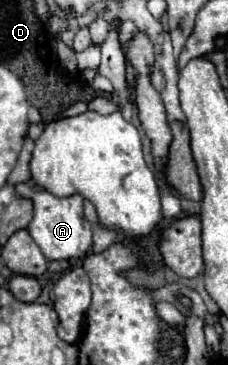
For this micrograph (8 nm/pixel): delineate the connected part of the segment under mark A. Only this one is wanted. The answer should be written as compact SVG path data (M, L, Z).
M16 184L16 192L34 202L34 218L28 226L30 236L40 246L48 260L70 260L84 258L92 248L92 226L82 216L82 196L74 194L68 198L56 198L46 190L32 188L28 184Z

